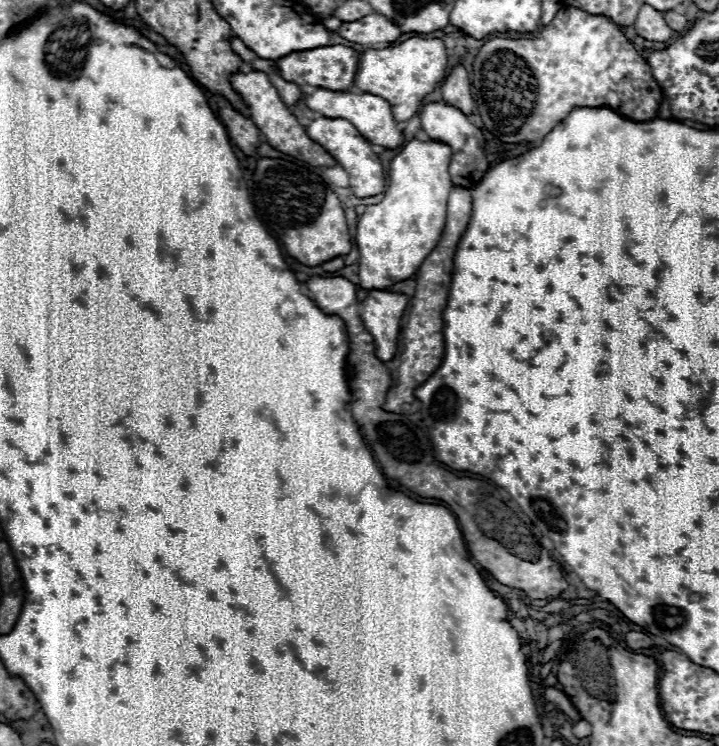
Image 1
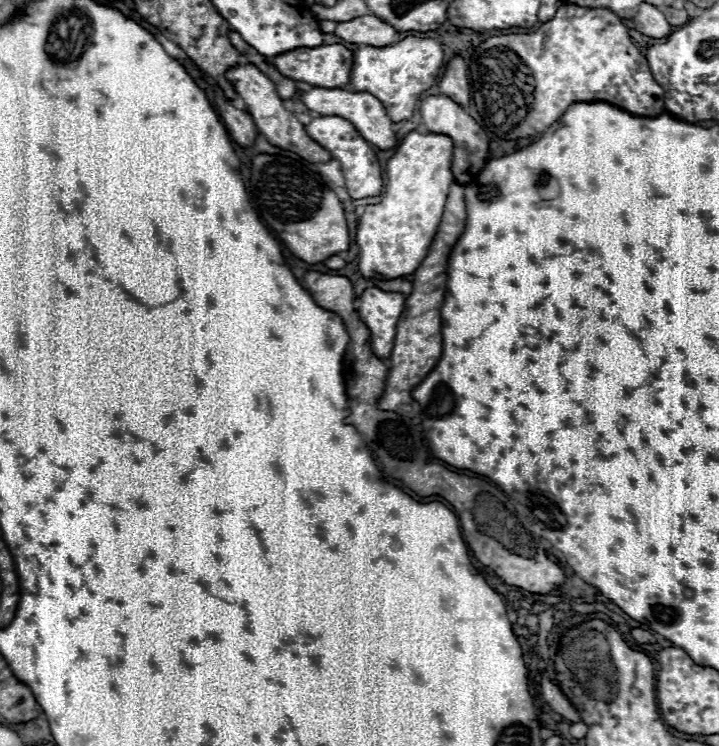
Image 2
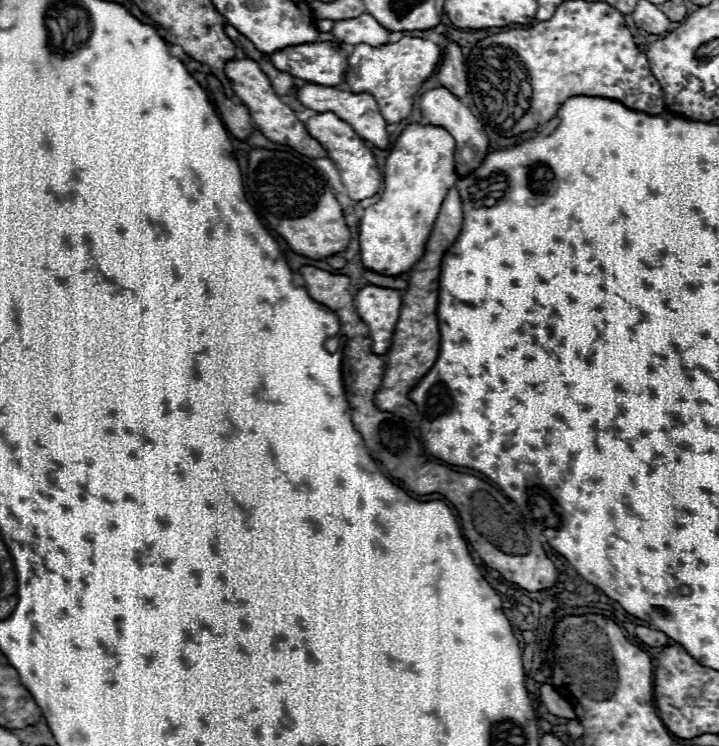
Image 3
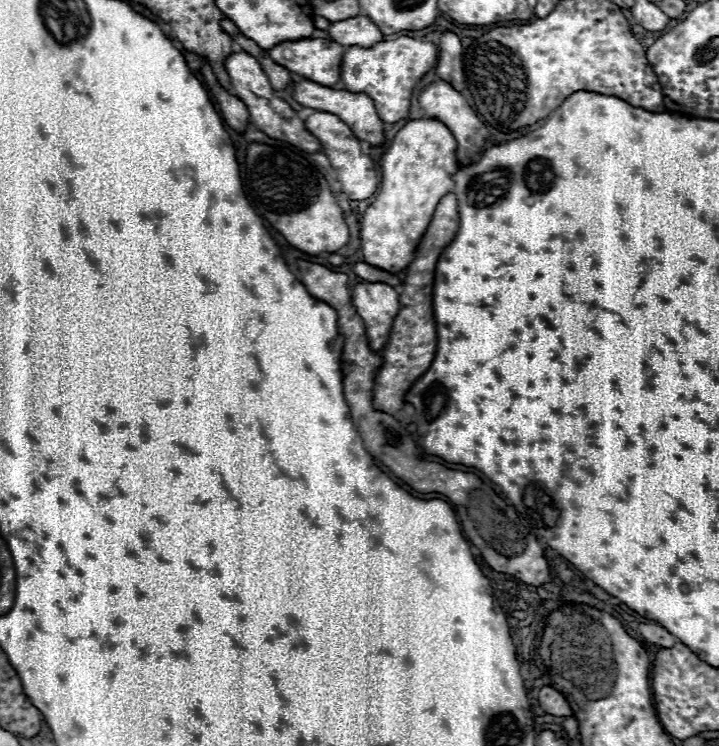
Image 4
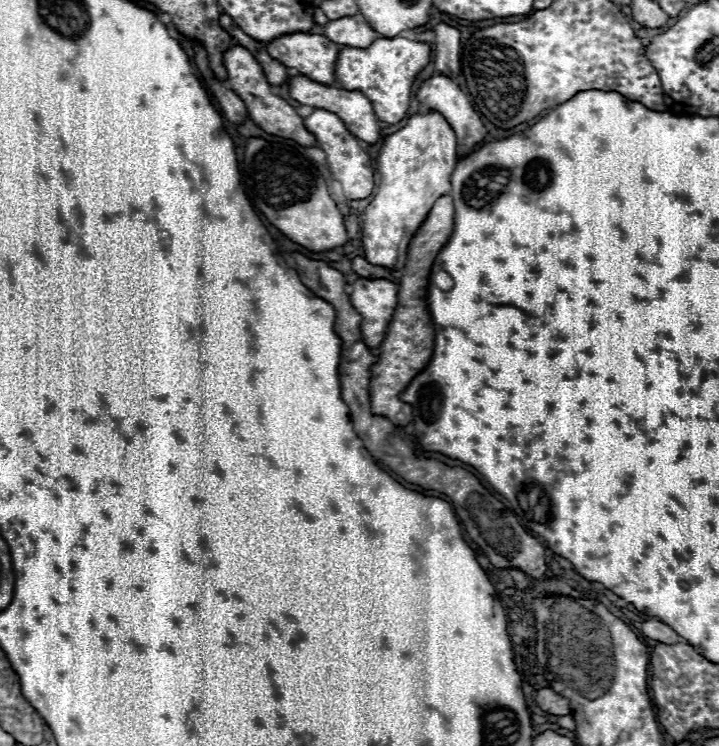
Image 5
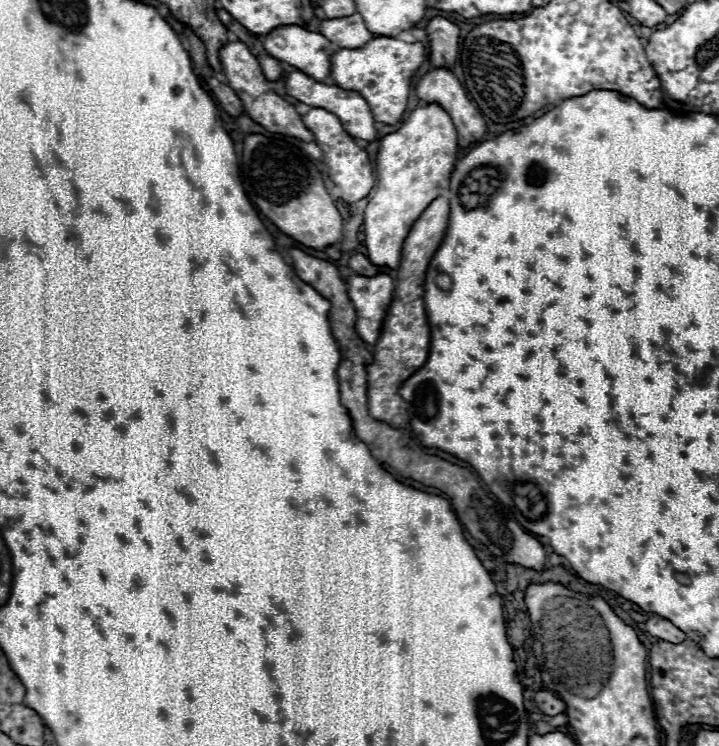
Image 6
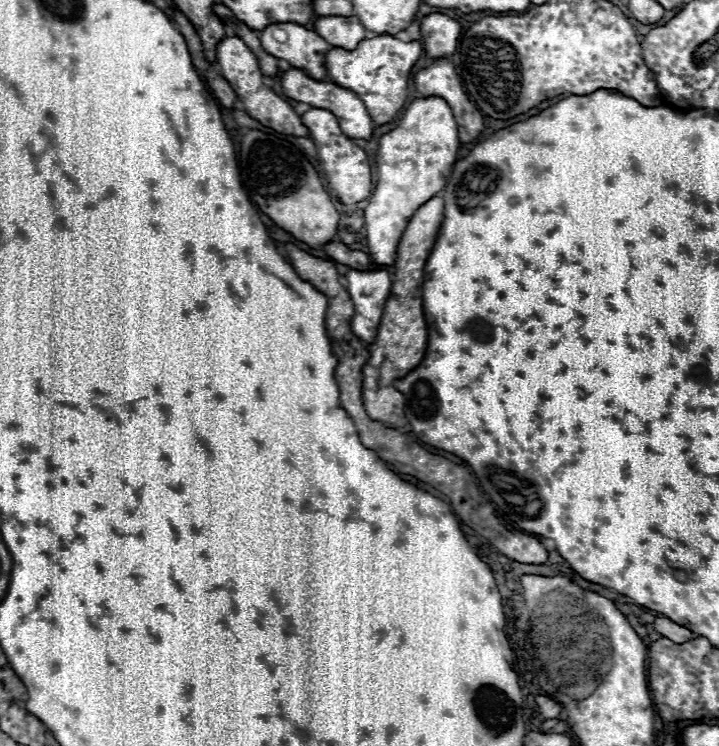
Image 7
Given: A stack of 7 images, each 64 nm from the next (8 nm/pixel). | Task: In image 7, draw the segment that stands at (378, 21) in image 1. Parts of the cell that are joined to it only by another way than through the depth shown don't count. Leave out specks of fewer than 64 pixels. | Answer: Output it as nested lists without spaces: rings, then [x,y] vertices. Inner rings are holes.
[[[320,16],[314,22],[314,32],[322,34],[332,46],[346,50],[354,50],[364,38],[372,36],[356,16]]]

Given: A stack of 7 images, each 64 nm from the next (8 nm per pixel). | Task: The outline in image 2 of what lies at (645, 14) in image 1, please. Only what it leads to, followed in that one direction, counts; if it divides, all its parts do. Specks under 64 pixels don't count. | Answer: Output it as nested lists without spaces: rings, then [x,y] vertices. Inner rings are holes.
[[[642,2],[638,6],[638,14],[634,16],[634,26],[638,32],[650,38],[666,38],[672,34],[672,26],[664,18],[664,14],[648,2]]]

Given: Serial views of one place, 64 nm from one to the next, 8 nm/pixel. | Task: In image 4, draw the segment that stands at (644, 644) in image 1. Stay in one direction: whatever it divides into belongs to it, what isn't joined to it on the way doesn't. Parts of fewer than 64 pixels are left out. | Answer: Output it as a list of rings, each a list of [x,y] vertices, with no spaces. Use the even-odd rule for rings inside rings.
[[[652,622],[652,624],[640,624],[638,632],[644,636],[644,640],[648,640],[650,644],[656,644],[656,646],[674,646],[678,642],[678,638],[674,638],[674,634],[670,634],[666,628],[662,628],[660,624]]]

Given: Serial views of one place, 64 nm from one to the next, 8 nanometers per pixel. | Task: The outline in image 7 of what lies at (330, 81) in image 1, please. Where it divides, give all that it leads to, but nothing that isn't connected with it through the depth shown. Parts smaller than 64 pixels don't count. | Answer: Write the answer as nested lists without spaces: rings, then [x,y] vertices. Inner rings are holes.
[[[278,22],[260,32],[260,42],[268,54],[290,62],[294,68],[304,70],[310,78],[322,80],[326,76],[324,56],[332,46],[316,32],[306,30],[300,24]]]

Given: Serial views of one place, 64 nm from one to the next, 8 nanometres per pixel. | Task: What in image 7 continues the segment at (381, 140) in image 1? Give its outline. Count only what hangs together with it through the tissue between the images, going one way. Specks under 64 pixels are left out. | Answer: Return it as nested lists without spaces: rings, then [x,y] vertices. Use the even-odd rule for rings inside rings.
[[[292,68],[288,72],[284,72],[280,76],[280,84],[282,86],[283,94],[291,98],[292,100],[298,100],[298,102],[304,102],[304,104],[310,104],[314,108],[326,108],[330,110],[338,122],[340,122],[340,128],[342,132],[348,136],[348,138],[362,138],[362,140],[368,140],[374,132],[372,128],[372,120],[370,120],[370,114],[364,106],[364,102],[348,88],[340,88],[338,84],[332,84],[332,82],[318,82],[314,78],[310,78],[306,72],[298,70],[298,68]]]

